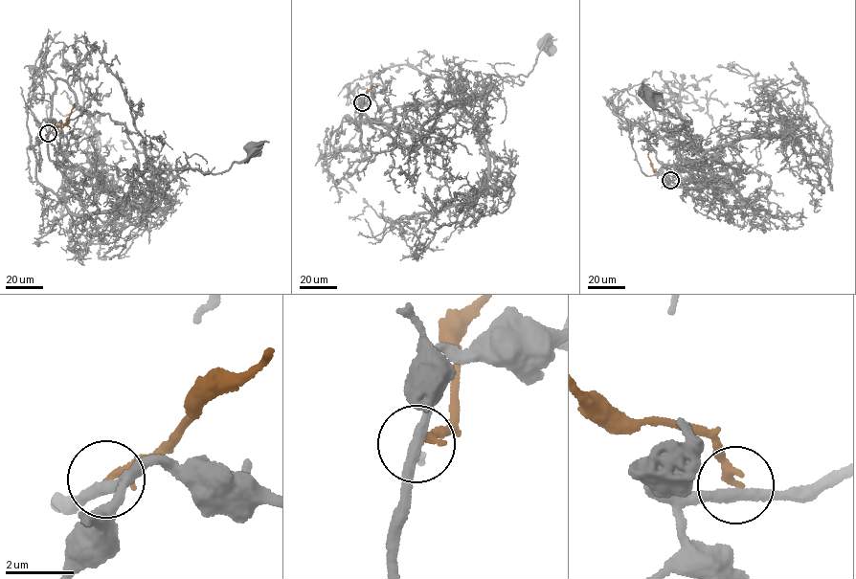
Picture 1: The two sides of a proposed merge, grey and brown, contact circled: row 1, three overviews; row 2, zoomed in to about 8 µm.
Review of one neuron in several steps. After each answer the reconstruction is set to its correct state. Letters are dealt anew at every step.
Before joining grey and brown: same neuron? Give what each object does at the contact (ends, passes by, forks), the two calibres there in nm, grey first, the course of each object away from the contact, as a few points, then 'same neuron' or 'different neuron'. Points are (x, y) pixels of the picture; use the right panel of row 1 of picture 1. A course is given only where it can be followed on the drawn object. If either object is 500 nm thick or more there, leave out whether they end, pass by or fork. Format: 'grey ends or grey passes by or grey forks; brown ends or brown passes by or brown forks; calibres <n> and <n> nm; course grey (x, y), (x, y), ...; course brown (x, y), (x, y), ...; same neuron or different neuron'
grey passes by; brown ends; calibres 320 and 260 nm; course grey (669, 180), (679, 177), (678, 153), (656, 133), (659, 123), (703, 150), (681, 145), (685, 121), (648, 97); course brown (669, 180), (654, 173), (648, 156), (650, 146); different neuron

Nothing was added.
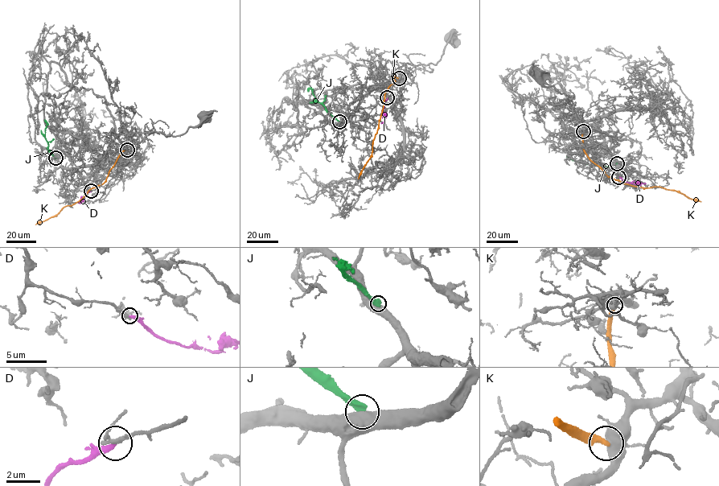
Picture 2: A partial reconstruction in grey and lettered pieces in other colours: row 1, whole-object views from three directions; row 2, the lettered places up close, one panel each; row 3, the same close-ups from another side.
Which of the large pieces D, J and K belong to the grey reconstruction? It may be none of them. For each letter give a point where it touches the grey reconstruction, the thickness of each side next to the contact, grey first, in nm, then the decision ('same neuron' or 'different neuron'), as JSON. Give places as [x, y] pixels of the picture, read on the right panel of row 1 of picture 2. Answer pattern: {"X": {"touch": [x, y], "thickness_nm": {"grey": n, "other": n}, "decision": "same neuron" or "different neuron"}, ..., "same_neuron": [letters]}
{"D": {"touch": [618, 177], "thickness_nm": {"grey": 240, "other": 280}, "decision": "same neuron"}, "J": {"touch": [617, 163], "thickness_nm": {"grey": 750, "other": 500}, "decision": "different neuron"}, "K": {"touch": [583, 131], "thickness_nm": {"grey": 550, "other": 440}, "decision": "different neuron"}, "same_neuron": ["D"]}

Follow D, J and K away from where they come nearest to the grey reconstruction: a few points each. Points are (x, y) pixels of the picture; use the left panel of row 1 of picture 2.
D: (91, 191), (80, 198), (80, 203), (76, 202)
J: (55, 158), (50, 152), (44, 136), (45, 120)
K: (127, 150), (121, 152), (103, 183), (89, 190), (75, 203), (64, 207), (56, 216), (35, 224)

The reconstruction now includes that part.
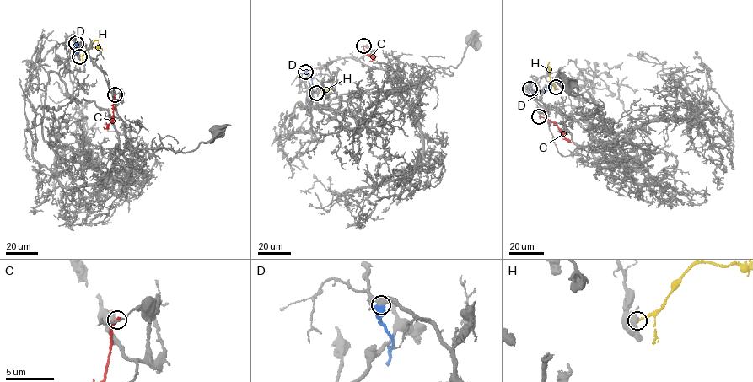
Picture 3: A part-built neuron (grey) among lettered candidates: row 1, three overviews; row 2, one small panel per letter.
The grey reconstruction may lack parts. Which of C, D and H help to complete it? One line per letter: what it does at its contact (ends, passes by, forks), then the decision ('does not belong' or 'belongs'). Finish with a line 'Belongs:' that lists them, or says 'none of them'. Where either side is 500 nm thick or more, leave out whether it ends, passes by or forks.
C: it ends; does not belong
D: does not belong
H: does not belong
Belongs: none of them

